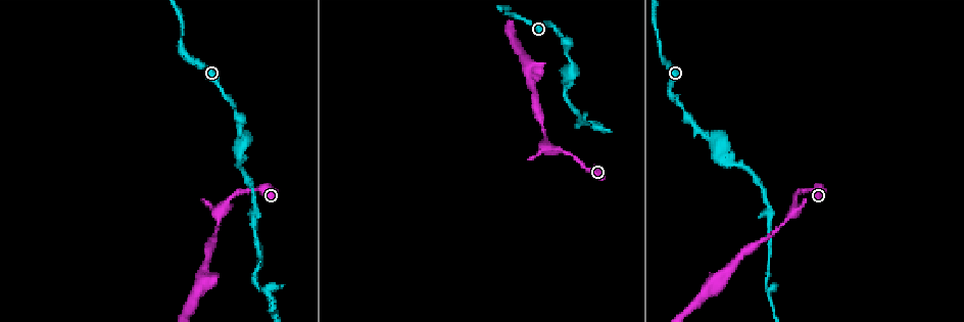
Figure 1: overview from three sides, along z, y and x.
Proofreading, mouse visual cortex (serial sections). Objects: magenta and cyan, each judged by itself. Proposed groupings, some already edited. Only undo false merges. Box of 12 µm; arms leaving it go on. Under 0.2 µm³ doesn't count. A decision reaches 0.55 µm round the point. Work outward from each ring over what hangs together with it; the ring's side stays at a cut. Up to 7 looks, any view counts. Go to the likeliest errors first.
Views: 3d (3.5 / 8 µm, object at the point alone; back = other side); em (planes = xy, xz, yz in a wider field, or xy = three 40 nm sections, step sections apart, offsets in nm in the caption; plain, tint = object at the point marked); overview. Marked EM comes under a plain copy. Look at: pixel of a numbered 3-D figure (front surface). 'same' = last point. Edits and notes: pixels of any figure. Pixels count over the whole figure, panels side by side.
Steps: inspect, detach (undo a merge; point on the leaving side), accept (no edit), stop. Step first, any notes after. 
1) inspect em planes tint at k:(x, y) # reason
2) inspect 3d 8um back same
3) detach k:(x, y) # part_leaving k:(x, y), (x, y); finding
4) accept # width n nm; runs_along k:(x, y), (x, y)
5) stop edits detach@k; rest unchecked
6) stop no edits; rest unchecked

inspect 3d 3.5um back at 1:(231, 198) # sudden change in width

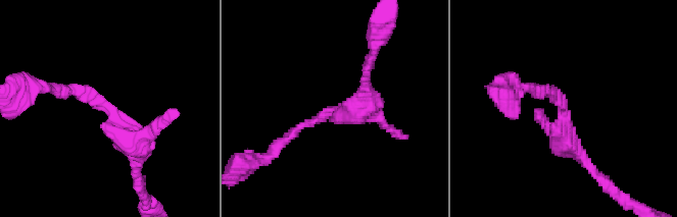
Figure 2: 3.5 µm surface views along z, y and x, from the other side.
inspect em xy step 2 tint at 2:(561, 108) # need the tissue

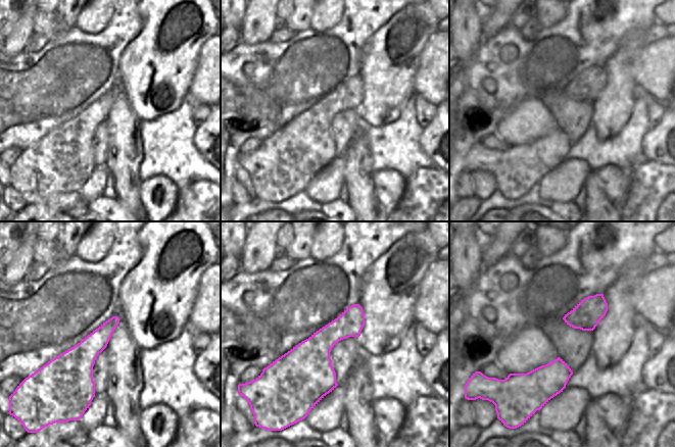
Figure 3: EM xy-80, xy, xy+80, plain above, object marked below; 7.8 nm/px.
accept # runs_along 2:(51, 90), (89, 90), (139, 162); one cell here

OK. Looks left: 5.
inspect 3d 8um at 1:(542, 118) # calibre changes

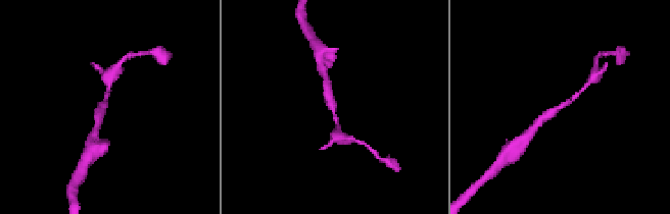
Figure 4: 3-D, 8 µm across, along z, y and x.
inspect 3d 3.5um at 4:(565, 103) # closer look

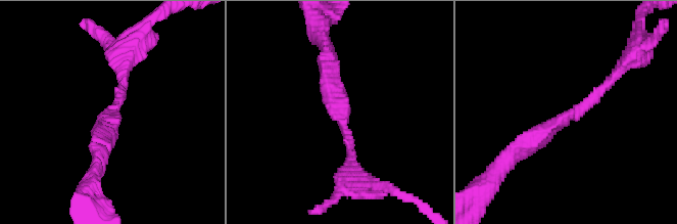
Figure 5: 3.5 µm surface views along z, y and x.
inspect em xy step 2 tint at 5:(342, 113)

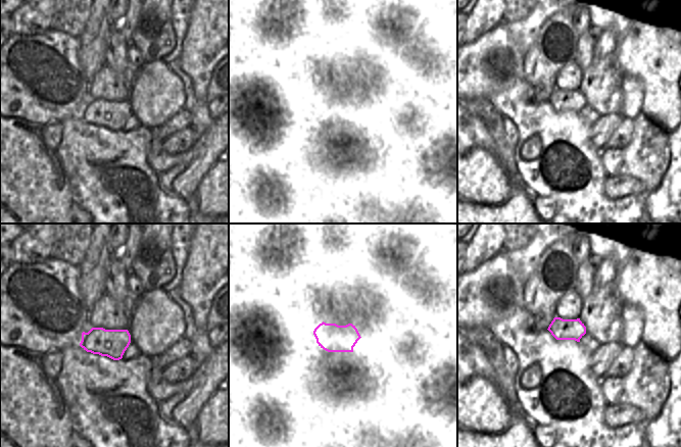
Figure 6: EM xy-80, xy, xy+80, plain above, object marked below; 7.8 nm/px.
accept # all the same cell

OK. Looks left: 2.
inspect 3d 3.5um at 1:(238, 162) # calibre changes

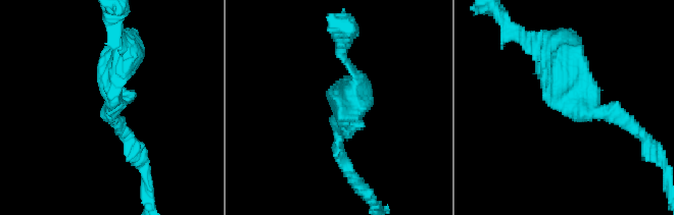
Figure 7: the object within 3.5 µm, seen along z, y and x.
inspect em xy step 5 tint at 7:(569, 102) # now the EM

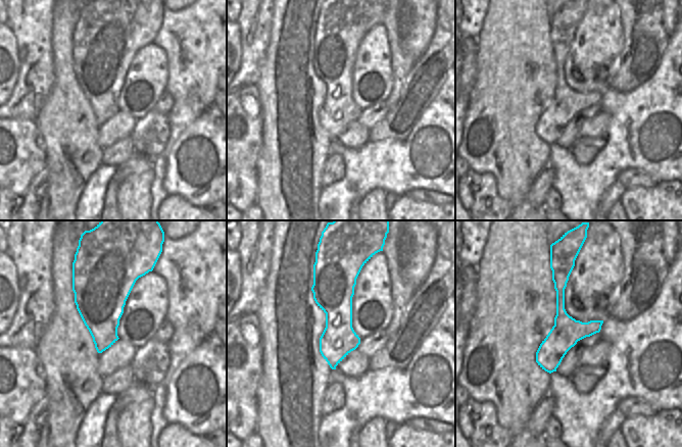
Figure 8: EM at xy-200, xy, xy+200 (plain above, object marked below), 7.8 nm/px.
accept # arm_widths 200, 450 nm; runs_along 7:(538, 52), (570, 102), (630, 121); continuous, no second cell

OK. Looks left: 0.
stop no edits; rest unchecked

